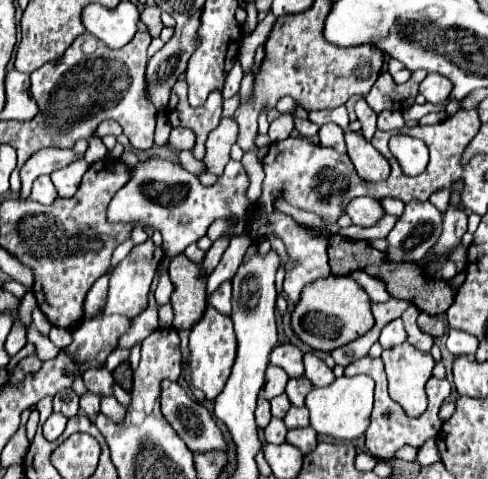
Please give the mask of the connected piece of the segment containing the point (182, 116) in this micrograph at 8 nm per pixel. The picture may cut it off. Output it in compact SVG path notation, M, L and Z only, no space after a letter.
M184 80L174 84L172 96L176 100L176 106L172 108L170 114L176 114L178 126L190 128L196 134L196 144L190 152L194 154L196 160L204 160L206 138L218 126L222 116L222 94L220 90L214 90L202 108L192 108L186 100L186 92L188 92L188 84Z

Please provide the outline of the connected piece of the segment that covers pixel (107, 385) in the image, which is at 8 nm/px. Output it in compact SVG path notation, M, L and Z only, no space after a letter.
M90 368L82 376L88 392L98 396L114 396L114 378L108 368Z

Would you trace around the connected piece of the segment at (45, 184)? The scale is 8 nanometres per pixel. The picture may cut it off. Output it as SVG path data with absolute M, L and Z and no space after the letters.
M40 176L40 178L34 182L32 194L30 194L32 200L36 200L36 202L40 202L40 204L52 204L52 202L56 200L56 196L58 196L58 194L56 194L56 188L54 188L50 176Z

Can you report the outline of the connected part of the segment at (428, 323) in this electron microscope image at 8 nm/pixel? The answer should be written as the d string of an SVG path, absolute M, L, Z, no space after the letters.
M422 312L422 314L418 316L418 326L420 326L424 332L428 332L430 336L440 336L440 334L444 332L444 322L438 320L438 318L434 318L434 316L428 316L426 312Z

